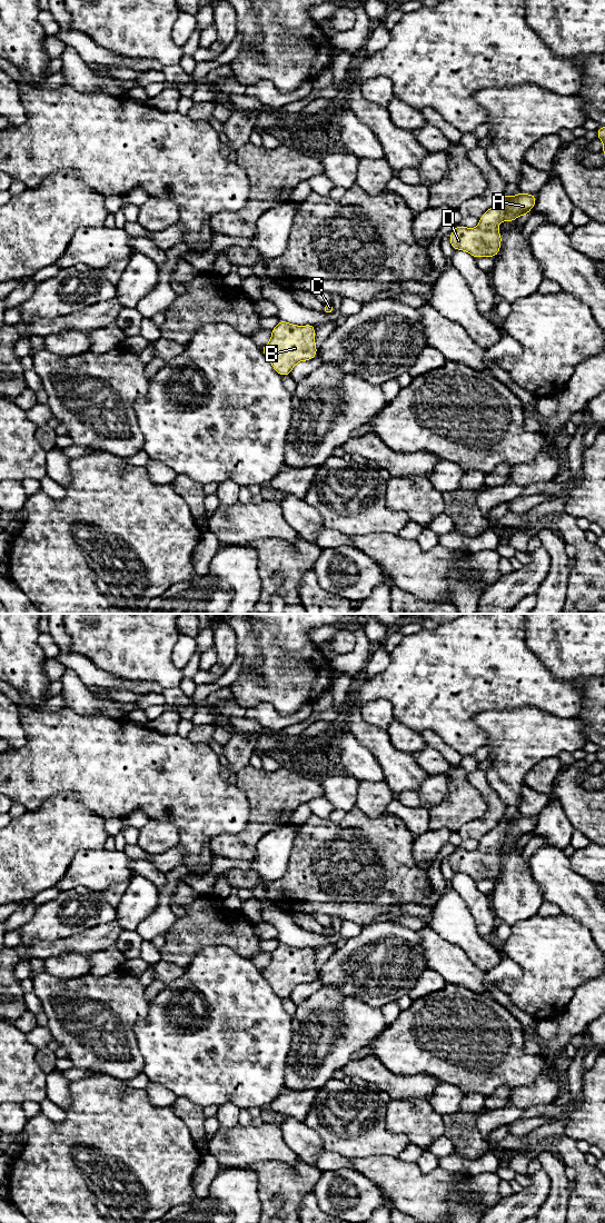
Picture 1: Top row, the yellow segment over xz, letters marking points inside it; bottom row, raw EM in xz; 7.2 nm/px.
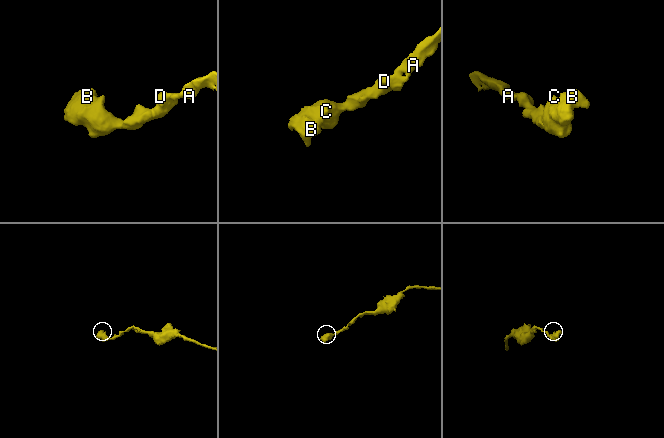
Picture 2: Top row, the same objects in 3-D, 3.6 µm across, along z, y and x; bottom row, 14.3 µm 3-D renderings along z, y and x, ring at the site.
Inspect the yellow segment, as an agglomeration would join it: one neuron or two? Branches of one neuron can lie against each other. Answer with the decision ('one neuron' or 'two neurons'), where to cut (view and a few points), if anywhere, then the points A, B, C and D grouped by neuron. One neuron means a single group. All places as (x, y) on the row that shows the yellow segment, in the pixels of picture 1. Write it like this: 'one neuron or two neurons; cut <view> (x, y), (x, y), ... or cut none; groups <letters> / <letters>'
one neuron; cut none; groups A B C D

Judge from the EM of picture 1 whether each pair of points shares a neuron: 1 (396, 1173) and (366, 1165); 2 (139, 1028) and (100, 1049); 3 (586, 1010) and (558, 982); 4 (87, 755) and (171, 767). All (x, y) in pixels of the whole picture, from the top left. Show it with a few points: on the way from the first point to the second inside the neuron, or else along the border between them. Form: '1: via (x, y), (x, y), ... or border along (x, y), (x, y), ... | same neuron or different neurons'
1: via (388, 1173), (374, 1167) | same neuron
2: border along (148, 1008), (134, 1025), (142, 1055) | different neurons
3: border along (592, 978), (577, 987), (569, 1003), (557, 1017) | different neurons
4: via (108, 759), (150, 759) | same neuron

